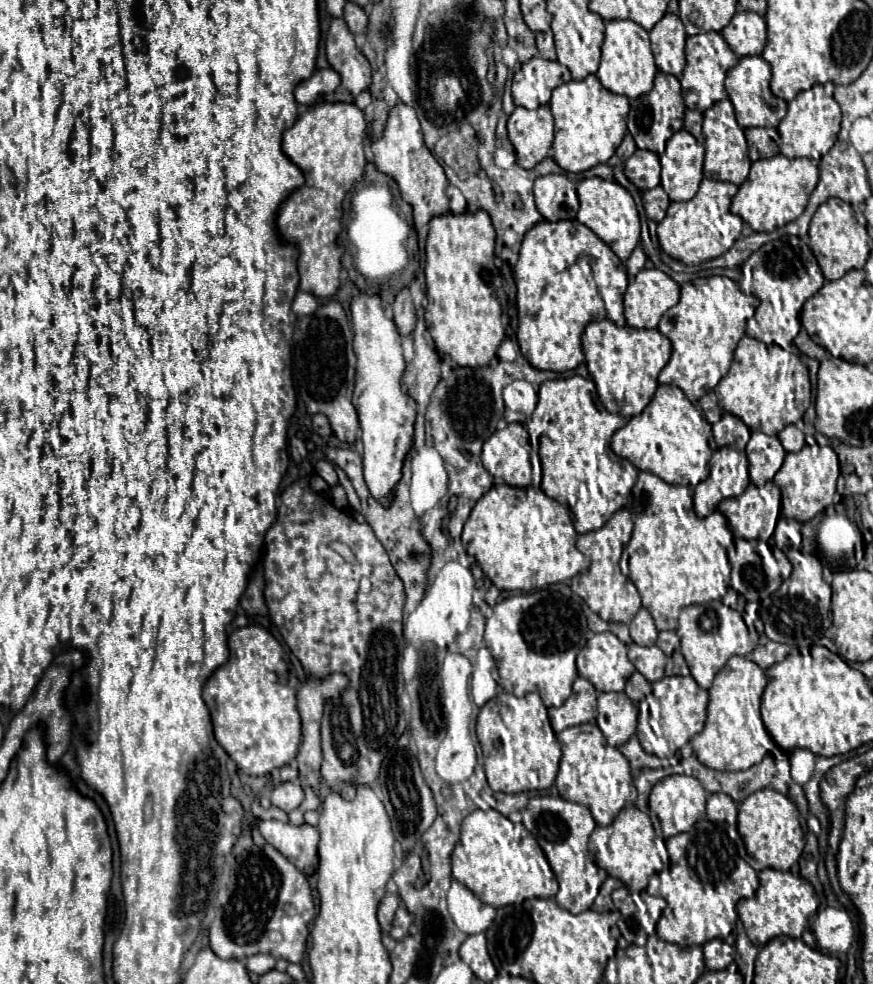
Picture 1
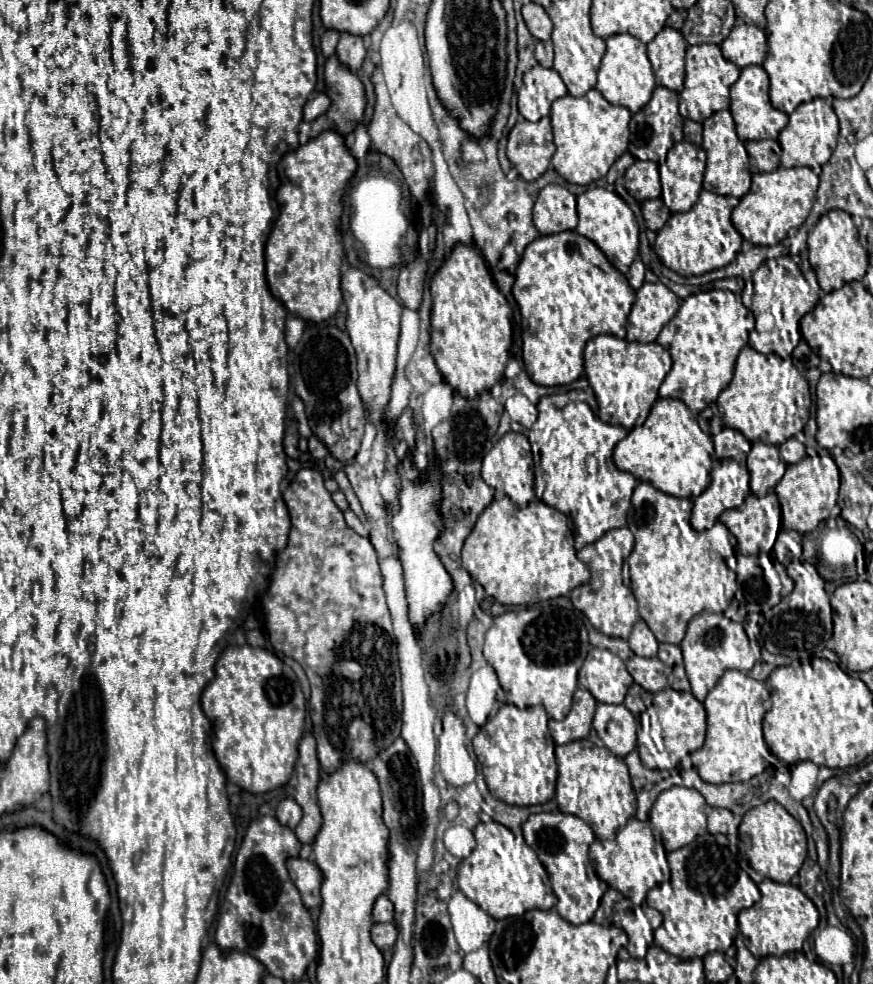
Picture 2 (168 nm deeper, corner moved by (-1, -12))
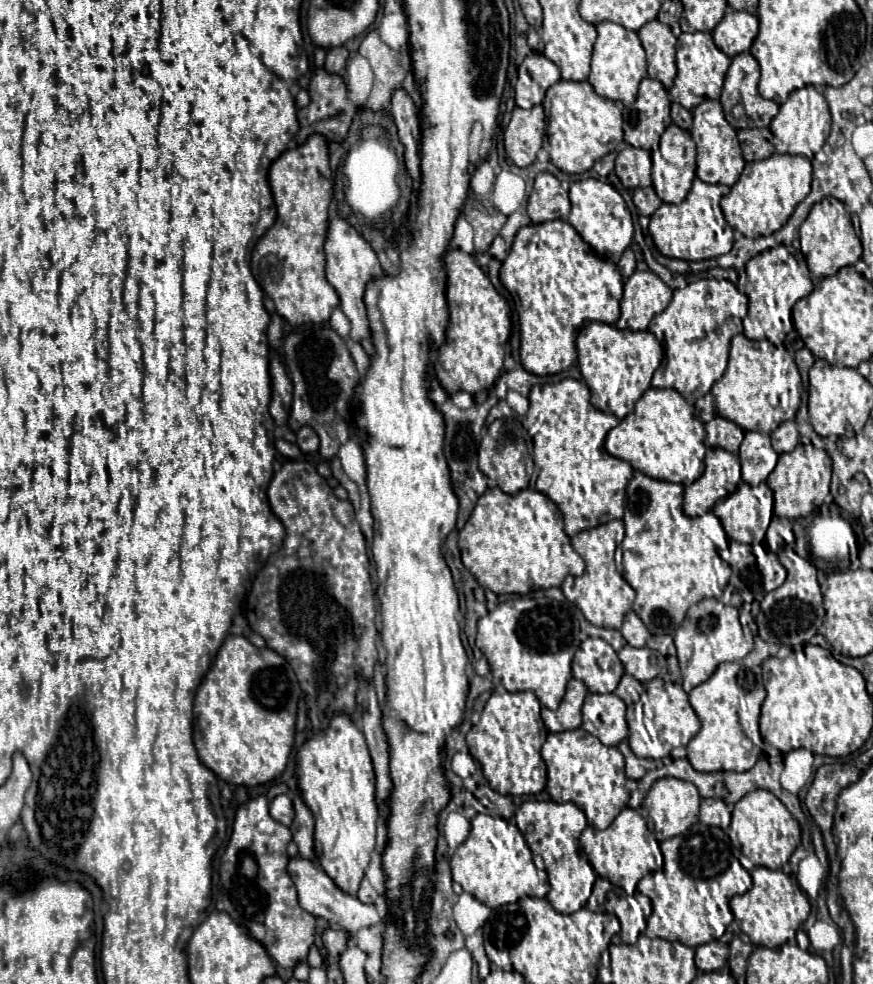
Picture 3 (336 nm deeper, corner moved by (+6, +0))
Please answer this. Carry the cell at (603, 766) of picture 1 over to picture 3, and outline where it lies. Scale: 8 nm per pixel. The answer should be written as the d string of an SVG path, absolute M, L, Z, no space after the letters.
M581 727L563 733L551 733L541 749L541 757L547 765L547 791L553 801L571 801L587 817L587 823L595 829L607 829L617 813L627 807L629 793L625 788L625 759L617 747L607 747Z

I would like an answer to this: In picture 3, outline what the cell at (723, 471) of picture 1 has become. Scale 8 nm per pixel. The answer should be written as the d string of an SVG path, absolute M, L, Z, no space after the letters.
M707 449L703 475L685 487L683 511L689 517L703 515L713 509L713 505L733 493L741 481L739 457L725 449Z

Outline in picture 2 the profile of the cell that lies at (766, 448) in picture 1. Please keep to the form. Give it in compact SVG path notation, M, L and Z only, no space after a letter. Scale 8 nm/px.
M752 443L752 451L748 453L748 471L750 471L750 489L754 495L762 497L770 493L776 483L782 479L786 471L786 463L780 459L778 447L776 445L766 445L766 443Z

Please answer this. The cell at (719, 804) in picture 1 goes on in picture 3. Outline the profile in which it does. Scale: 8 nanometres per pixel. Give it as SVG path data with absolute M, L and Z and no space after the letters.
M701 799L699 819L709 827L726 829L731 822L731 811L721 799Z

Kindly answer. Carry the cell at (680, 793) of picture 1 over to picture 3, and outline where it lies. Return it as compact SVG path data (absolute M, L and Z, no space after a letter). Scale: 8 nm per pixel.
M665 777L653 783L645 797L645 809L655 823L657 841L685 833L699 817L701 795L693 783Z

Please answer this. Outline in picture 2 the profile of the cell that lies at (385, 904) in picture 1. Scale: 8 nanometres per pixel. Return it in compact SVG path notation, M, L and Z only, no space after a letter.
M380 895L374 903L374 911L372 911L372 919L376 923L390 923L394 917L394 909L392 909L392 901L388 901L386 895Z

